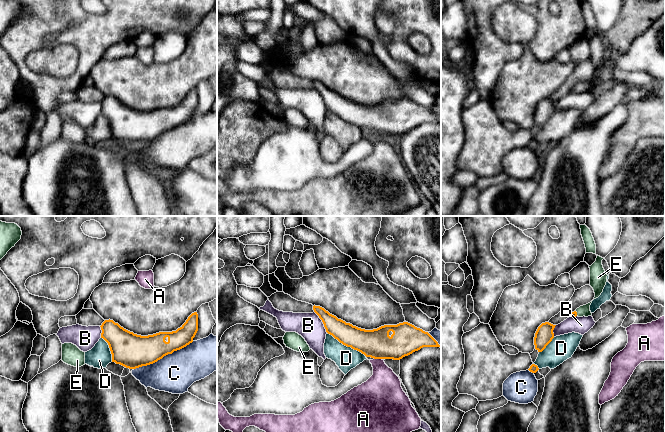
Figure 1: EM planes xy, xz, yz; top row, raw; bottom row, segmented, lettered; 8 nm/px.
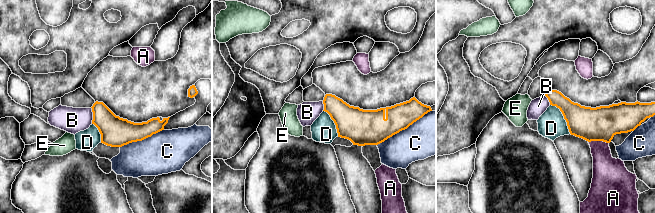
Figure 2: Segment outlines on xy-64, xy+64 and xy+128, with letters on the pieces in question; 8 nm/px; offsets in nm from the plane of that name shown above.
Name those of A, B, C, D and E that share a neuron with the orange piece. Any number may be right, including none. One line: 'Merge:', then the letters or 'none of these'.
Merge: E

